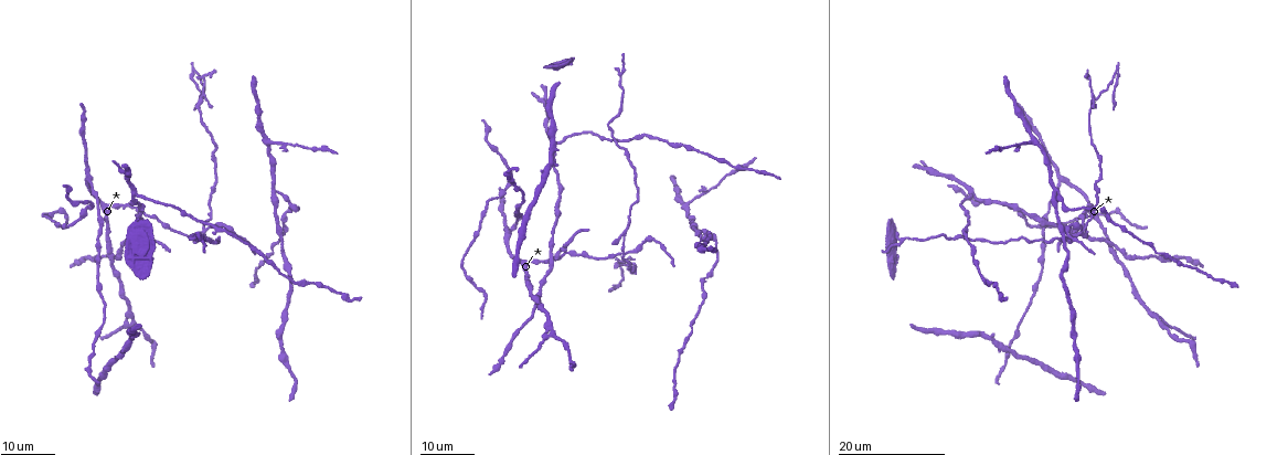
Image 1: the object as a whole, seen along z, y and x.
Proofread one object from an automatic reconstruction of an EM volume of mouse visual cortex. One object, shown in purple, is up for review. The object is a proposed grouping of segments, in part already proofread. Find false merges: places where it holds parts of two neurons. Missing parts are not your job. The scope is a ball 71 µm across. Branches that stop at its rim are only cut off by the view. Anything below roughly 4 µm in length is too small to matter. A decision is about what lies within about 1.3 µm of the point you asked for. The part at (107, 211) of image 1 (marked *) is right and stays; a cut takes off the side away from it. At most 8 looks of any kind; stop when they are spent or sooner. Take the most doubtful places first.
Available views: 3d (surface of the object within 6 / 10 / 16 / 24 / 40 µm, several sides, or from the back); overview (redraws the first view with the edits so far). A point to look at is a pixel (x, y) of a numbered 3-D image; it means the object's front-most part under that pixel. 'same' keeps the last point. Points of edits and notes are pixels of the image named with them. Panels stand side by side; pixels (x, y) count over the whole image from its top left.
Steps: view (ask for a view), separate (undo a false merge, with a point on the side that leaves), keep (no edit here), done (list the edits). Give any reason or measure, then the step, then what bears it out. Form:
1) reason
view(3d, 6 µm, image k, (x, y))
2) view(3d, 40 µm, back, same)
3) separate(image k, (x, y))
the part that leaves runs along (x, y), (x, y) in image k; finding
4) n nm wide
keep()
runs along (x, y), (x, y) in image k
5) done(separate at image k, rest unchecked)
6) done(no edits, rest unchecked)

view(3d, 24 µm, image 1, (623, 253))

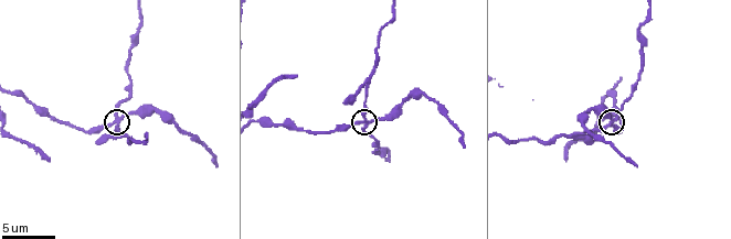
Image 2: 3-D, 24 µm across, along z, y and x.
view(3d, 10 µm, image 2, (613, 122))

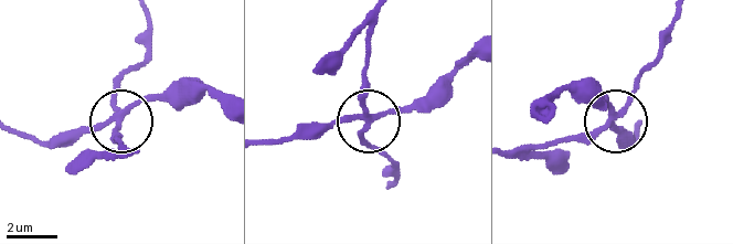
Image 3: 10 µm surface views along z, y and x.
4 arms
separate(image 3, (116, 136))
the part that leaves runs along (120, 119), (117, 96), (123, 77), (145, 57), (146, 20) in image 3; two neurons meet here

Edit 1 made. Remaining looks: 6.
view(overview)

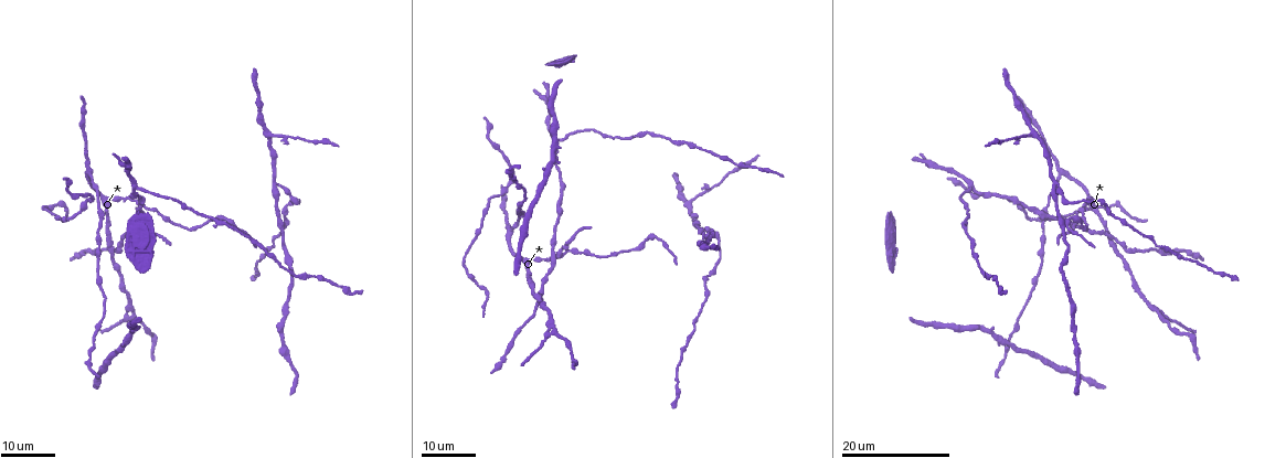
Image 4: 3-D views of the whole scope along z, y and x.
view(3d, 24 µm, image 4, (138, 190))

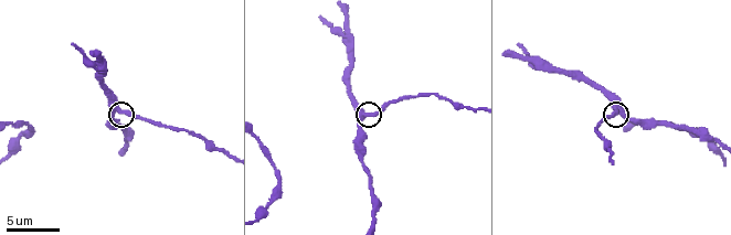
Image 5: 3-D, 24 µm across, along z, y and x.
closer look
view(3d, 10 µm, image 5, (119, 109))

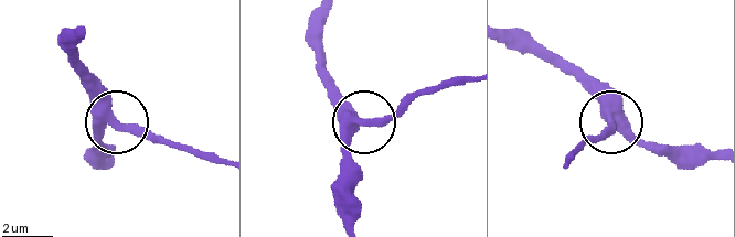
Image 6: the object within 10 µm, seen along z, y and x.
keep()
continuous, no second neuron

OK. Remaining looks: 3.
branch point
view(3d, 24 µm, image 4, (1055, 182))

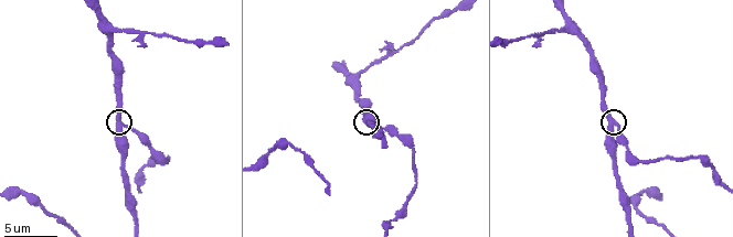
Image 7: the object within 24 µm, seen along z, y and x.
closer look
view(3d, 6 µm, image 7, (617, 125))

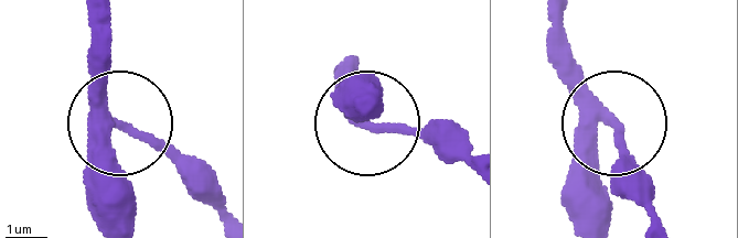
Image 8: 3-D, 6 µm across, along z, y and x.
3 arms
keep()
all the same neuron

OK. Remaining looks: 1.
done(separate at image 3, rest unchecked)

